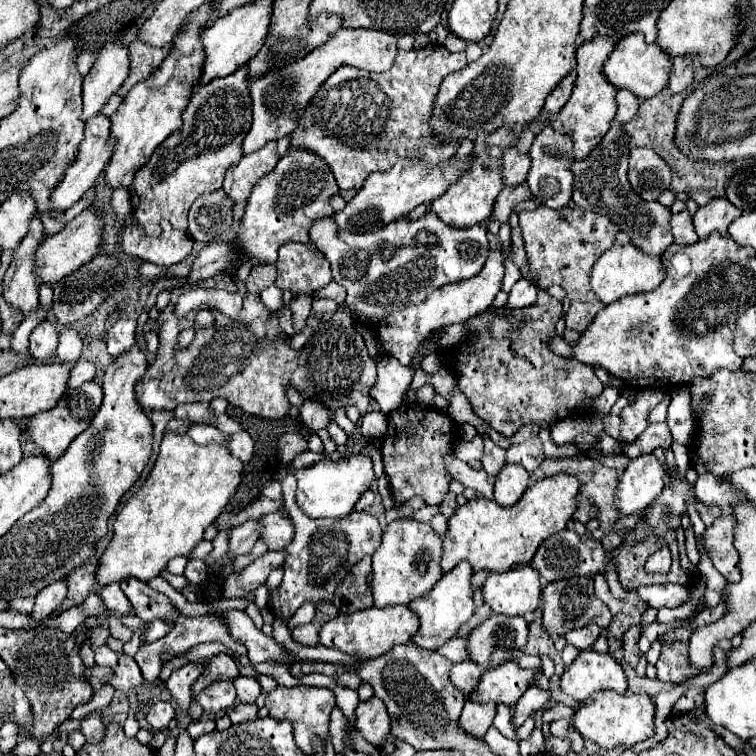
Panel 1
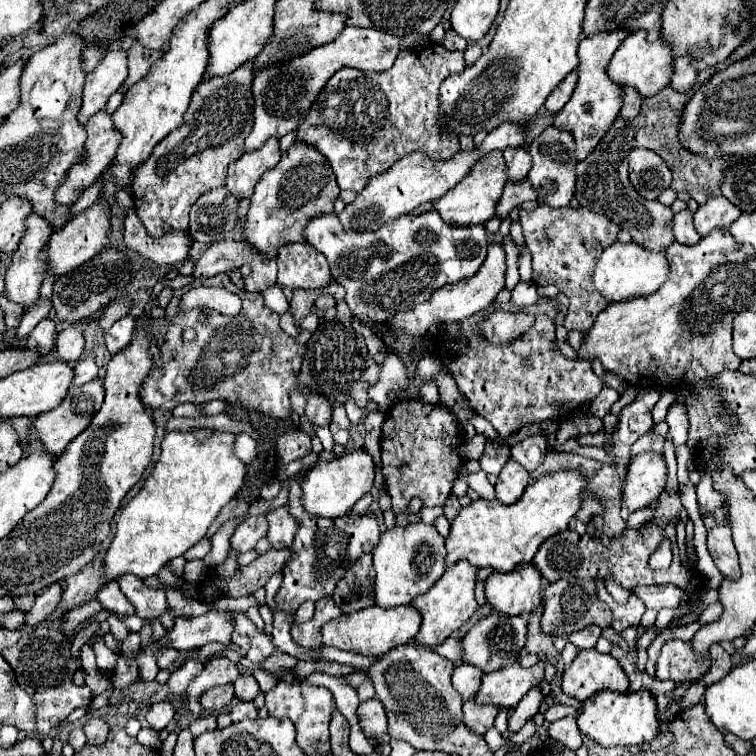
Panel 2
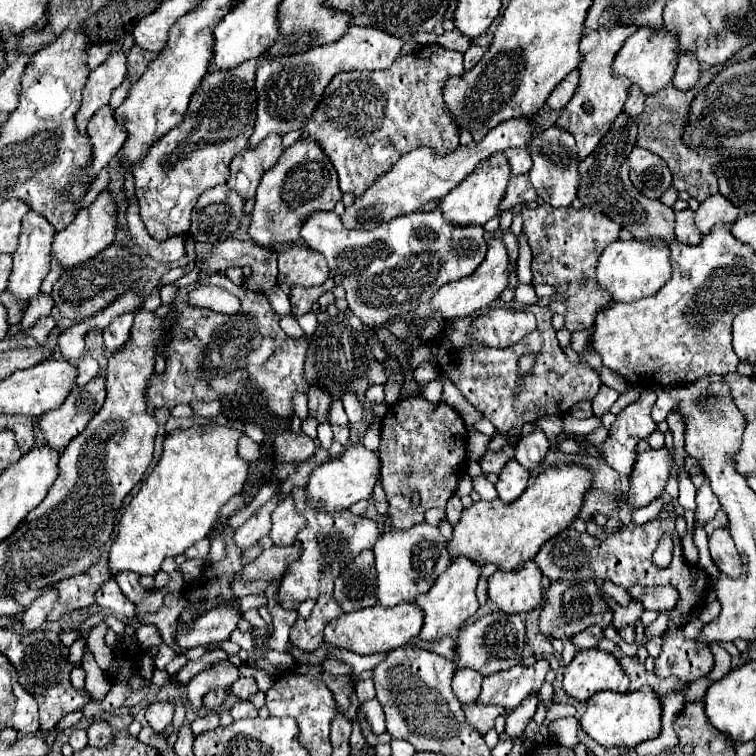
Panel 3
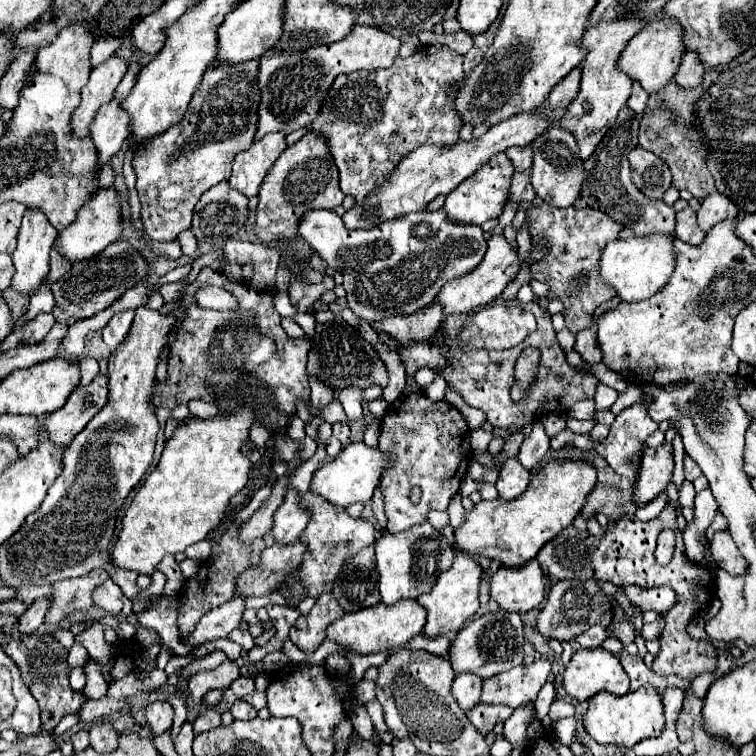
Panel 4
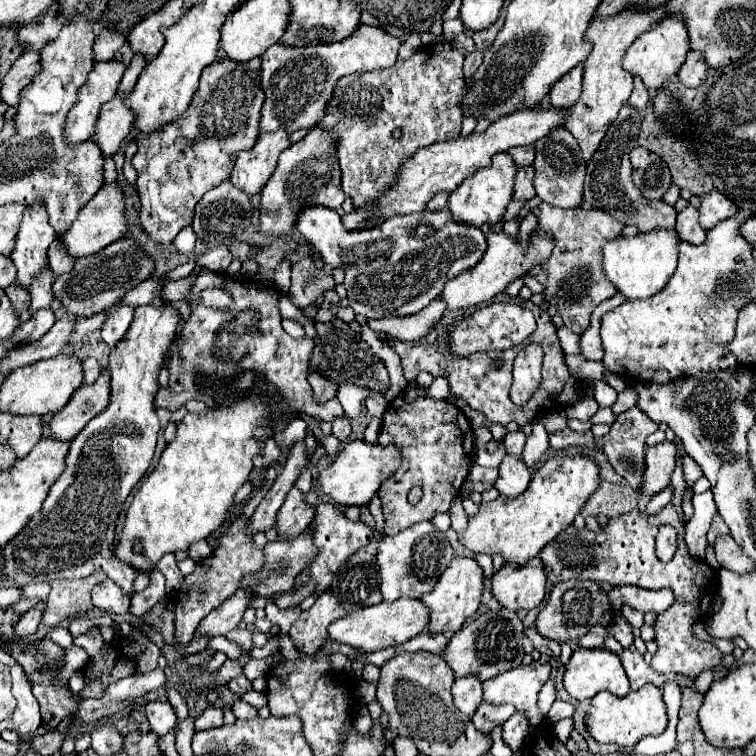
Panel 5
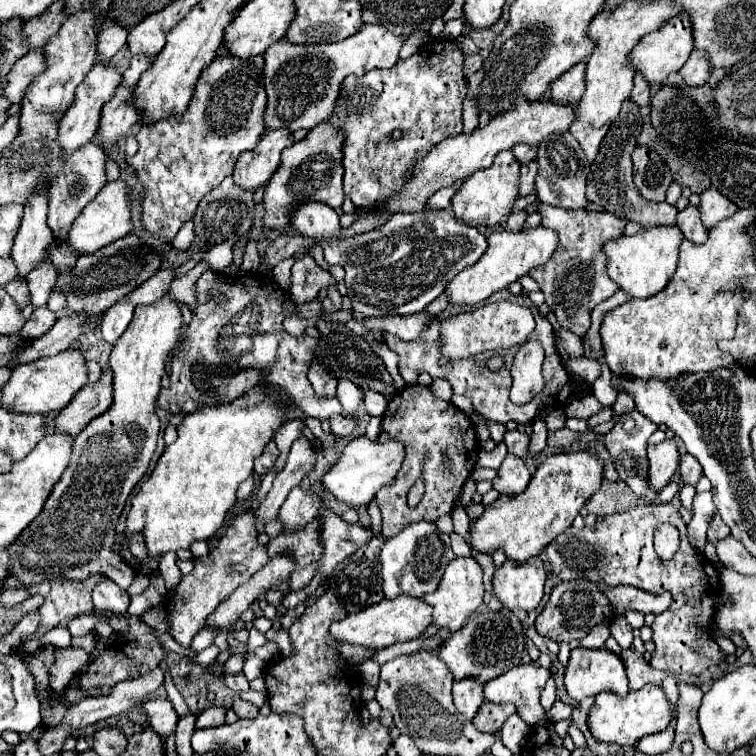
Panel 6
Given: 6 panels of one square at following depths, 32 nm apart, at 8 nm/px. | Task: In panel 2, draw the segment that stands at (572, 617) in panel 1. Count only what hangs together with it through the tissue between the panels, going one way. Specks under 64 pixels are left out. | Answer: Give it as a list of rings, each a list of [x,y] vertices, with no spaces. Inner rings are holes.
[[[576,578],[558,580],[546,588],[544,612],[542,612],[542,620],[540,620],[540,626],[546,634],[550,634],[550,636],[572,634],[572,632],[584,630],[590,624],[596,624],[600,628],[608,628],[610,622],[612,622],[612,612],[596,596],[596,582],[594,580],[576,580]]]

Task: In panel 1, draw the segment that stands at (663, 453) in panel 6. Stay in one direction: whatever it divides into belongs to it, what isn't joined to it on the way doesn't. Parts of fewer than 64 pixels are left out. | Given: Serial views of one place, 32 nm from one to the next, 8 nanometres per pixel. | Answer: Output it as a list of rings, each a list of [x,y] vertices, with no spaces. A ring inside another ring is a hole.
[[[642,454],[626,466],[616,492],[616,506],[624,514],[642,512],[664,488],[664,466],[654,454]]]

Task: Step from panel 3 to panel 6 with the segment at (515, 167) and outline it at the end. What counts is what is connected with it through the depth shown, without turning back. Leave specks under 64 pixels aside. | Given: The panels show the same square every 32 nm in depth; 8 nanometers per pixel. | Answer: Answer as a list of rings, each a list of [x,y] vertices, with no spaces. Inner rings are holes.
[[[516,144],[516,148],[512,148],[512,152],[514,152],[516,158],[524,164],[524,162],[530,162],[530,160],[536,158],[538,146],[532,146],[532,144]]]

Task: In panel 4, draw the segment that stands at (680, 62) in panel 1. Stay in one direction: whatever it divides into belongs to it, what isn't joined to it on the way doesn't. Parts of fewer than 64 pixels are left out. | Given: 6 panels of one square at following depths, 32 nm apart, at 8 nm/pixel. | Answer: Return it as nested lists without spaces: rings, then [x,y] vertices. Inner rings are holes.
[[[686,52],[674,76],[676,84],[682,88],[696,88],[702,82],[702,76],[704,76],[704,64],[696,56],[696,52]]]

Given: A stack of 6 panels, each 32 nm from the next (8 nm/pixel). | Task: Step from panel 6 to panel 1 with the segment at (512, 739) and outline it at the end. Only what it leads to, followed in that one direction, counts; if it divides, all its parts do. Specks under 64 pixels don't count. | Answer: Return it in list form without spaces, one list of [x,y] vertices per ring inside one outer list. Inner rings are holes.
[[[530,686],[526,690],[526,694],[518,700],[516,708],[514,708],[514,716],[512,716],[512,726],[520,728],[532,714],[536,714],[546,702],[550,700],[550,692],[542,690],[538,686]]]

